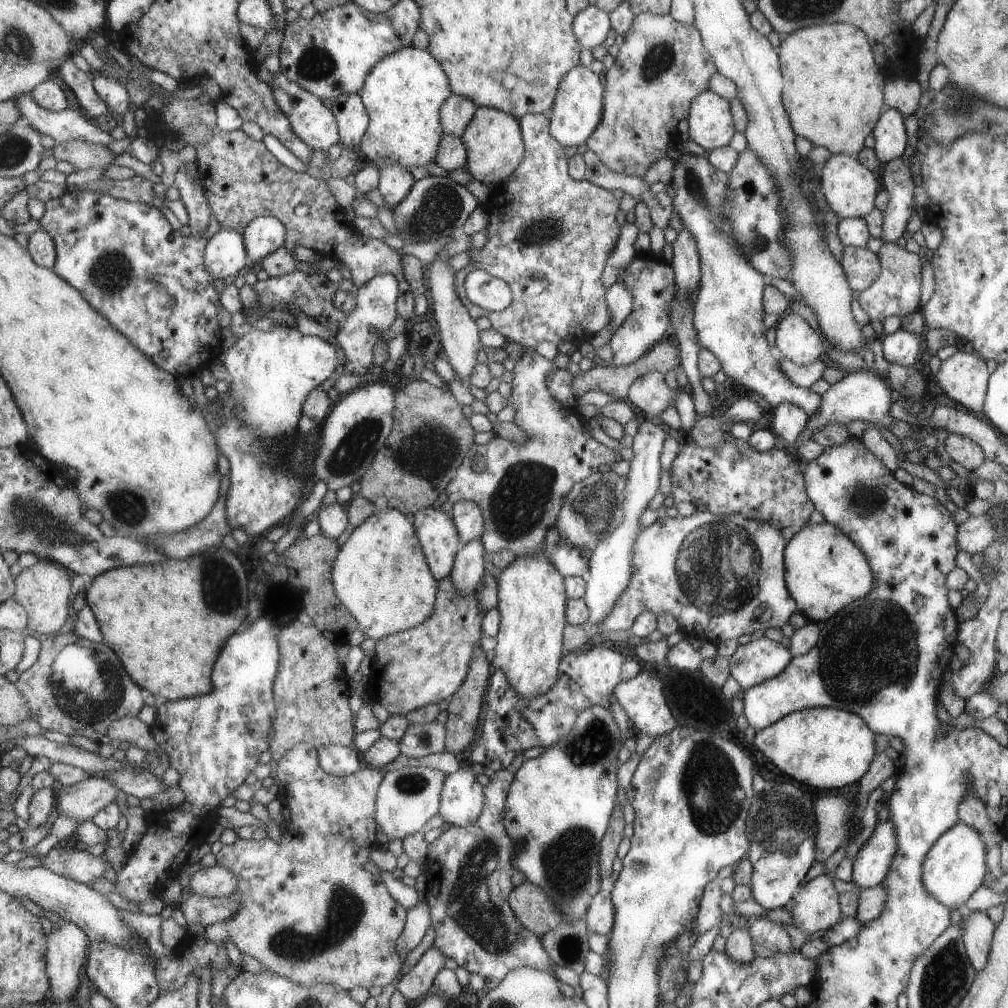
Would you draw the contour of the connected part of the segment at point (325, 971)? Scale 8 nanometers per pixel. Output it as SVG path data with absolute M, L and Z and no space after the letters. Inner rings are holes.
M311 743L298 744L283 759L275 763L273 776L283 786L285 804L287 804L291 814L289 823L282 828L283 833L279 842L275 842L269 837L260 840L239 839L230 845L223 846L216 854L218 856L218 864L231 869L231 872L240 878L234 895L240 899L241 906L236 914L230 916L226 921L210 924L206 932L208 937L218 943L224 943L231 939L242 953L259 960L263 968L269 969L306 987L315 987L319 983L327 983L328 985L349 991L351 988L355 988L355 986L362 986L368 990L368 988L373 988L373 986L381 986L383 988L383 986L391 984L397 978L397 974L401 972L401 968L403 968L403 960L401 960L401 956L397 952L397 946L394 944L399 940L399 936L404 931L406 920L408 919L408 910L403 908L389 894L387 884L383 882L383 878L379 874L376 872L371 874L371 872L365 870L365 862L369 860L369 853L363 853L364 847L373 847L382 838L378 834L378 824L376 823L376 804L378 791L385 774L383 774L383 771L379 771L382 770L364 763L358 771L344 777L329 774L321 766L318 748Z

